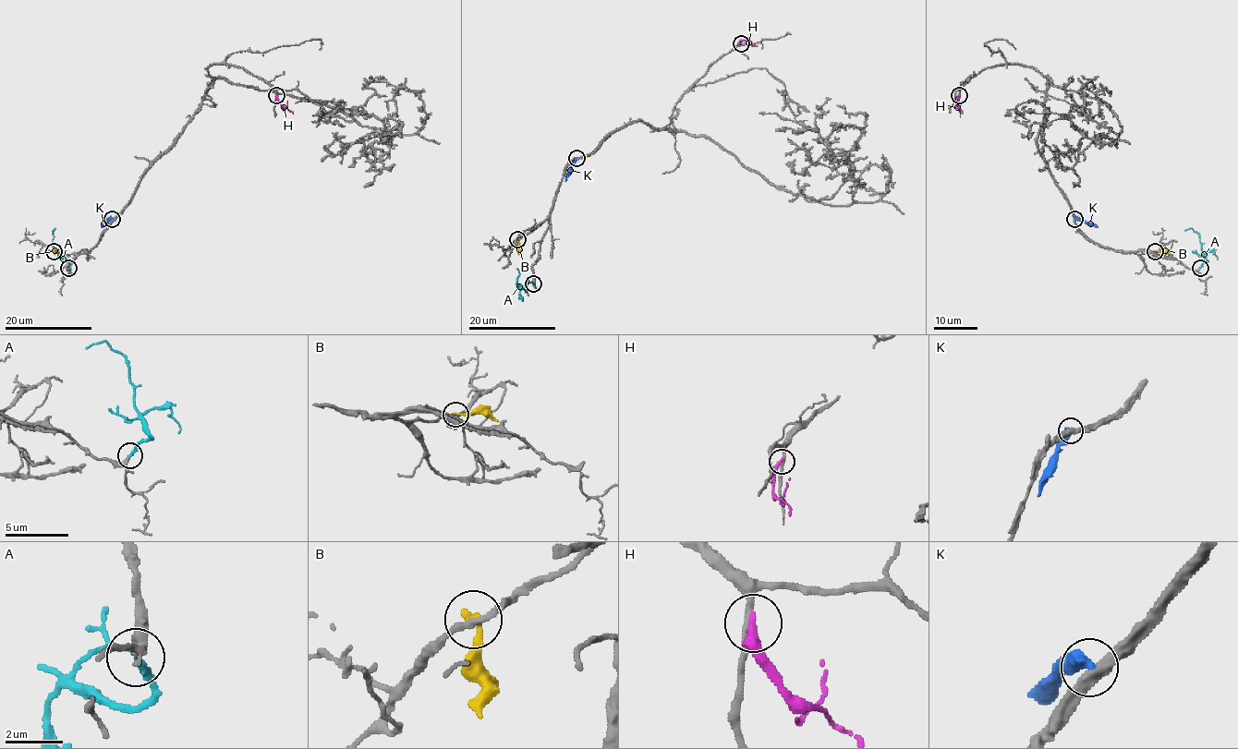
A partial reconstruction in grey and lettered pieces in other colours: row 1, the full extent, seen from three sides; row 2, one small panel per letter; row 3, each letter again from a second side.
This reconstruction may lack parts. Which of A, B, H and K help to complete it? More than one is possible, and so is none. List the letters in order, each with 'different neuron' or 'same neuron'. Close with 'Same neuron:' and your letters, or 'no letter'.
A: same neuron
B: different neuron
H: different neuron
K: different neuron
Same neuron: A

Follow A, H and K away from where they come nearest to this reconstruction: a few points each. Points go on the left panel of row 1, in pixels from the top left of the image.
A: (68, 267), (72, 263), (54, 248), (52, 241), (55, 228), (52, 230)
H: (276, 95), (279, 102), (293, 114)
K: (112, 219), (101, 227)

